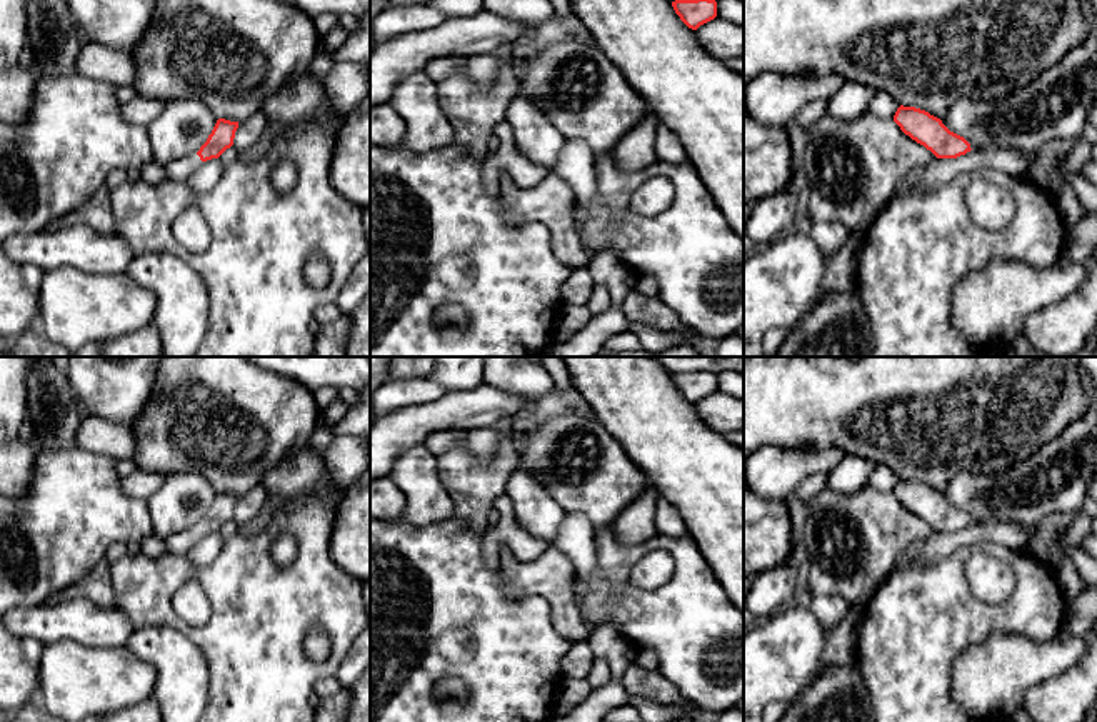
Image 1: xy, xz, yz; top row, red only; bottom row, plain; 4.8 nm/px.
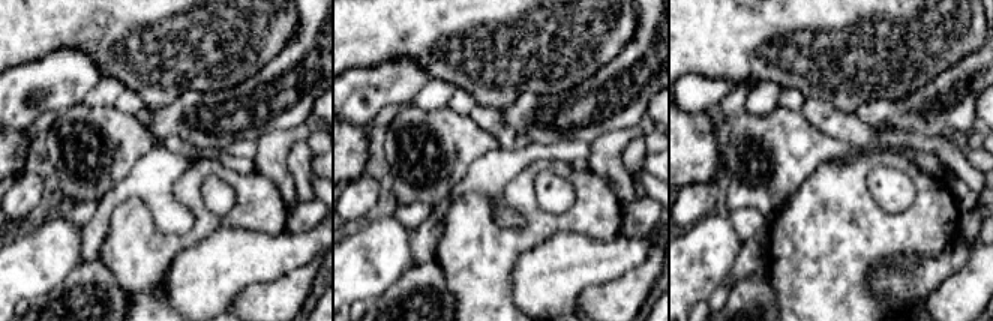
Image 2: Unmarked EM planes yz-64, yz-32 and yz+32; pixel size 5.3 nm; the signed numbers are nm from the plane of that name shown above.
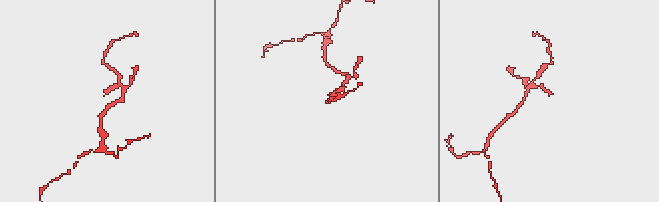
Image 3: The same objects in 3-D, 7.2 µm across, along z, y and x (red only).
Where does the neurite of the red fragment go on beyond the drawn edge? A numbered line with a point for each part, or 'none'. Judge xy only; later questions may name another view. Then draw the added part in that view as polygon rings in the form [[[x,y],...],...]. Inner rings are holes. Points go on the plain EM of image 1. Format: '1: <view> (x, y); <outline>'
1: xy (179, 544); [[[190,527],[170,537],[165,537],[167,554],[185,557],[185,554],[200,540],[202,534],[197,527]]]

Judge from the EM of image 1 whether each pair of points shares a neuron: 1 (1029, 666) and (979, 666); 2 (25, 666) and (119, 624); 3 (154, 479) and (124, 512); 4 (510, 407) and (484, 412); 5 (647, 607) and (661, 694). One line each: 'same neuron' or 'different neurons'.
1: same neuron
2: different neurons
3: different neurons
4: same neuron
5: different neurons

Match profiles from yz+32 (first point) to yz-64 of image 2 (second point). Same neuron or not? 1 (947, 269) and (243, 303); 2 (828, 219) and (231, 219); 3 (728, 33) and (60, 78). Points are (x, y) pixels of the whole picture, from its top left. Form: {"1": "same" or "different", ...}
{"1": "different", "2": "same", "3": "different"}

